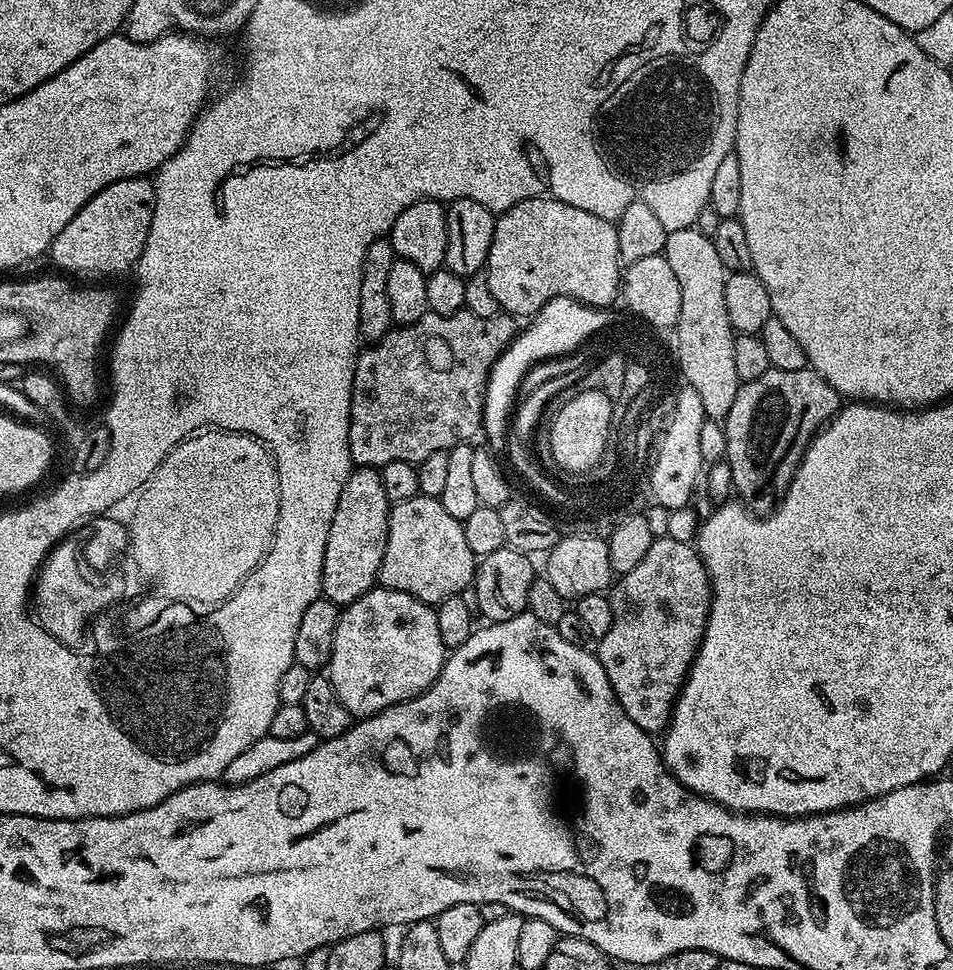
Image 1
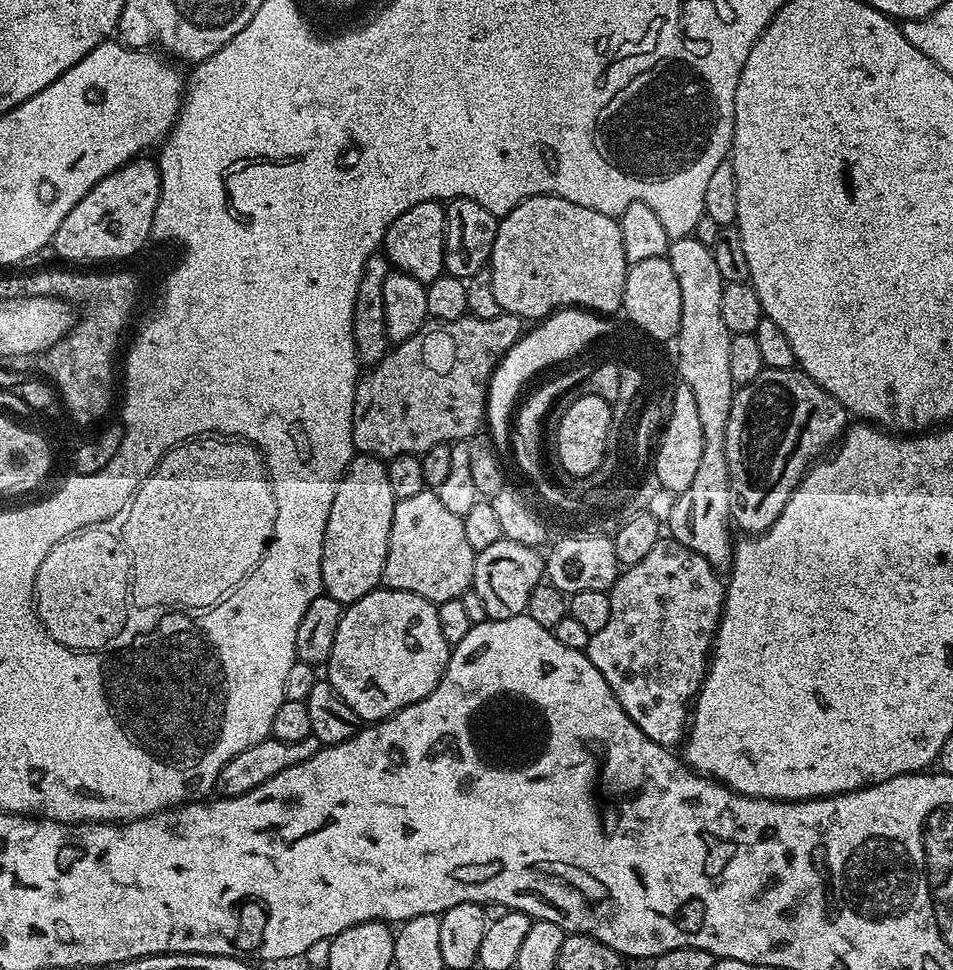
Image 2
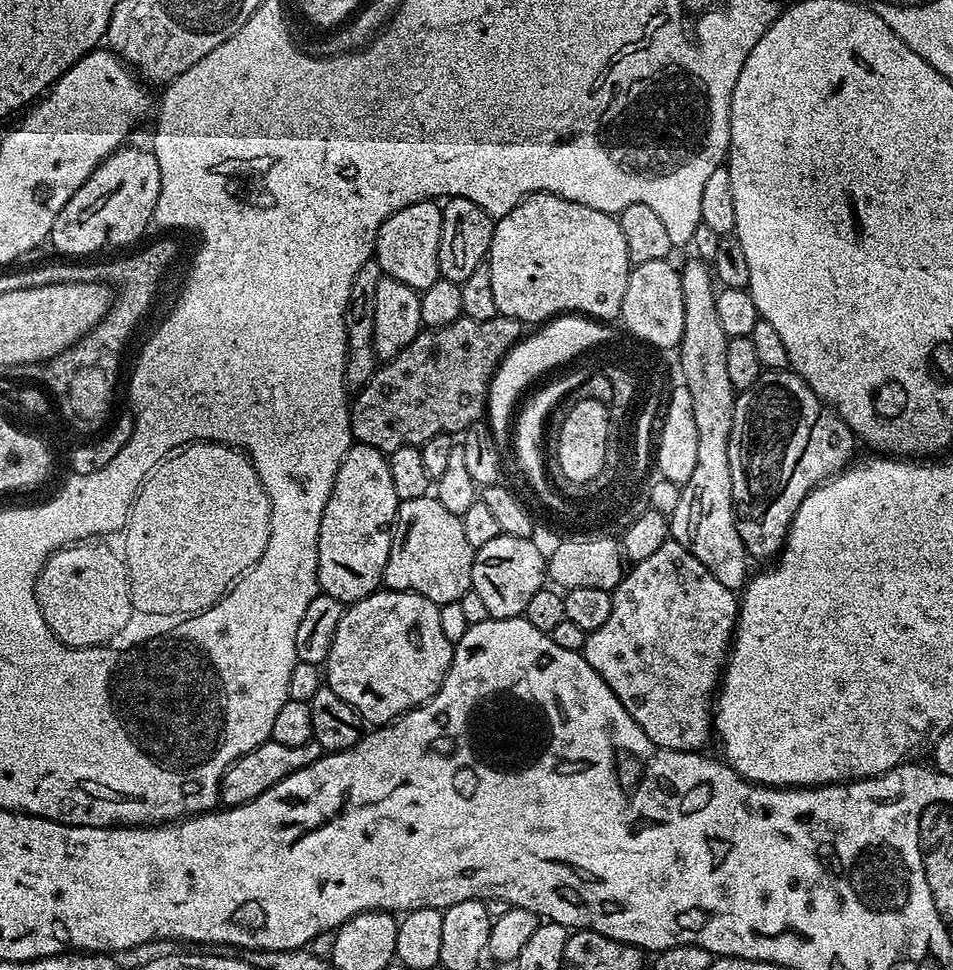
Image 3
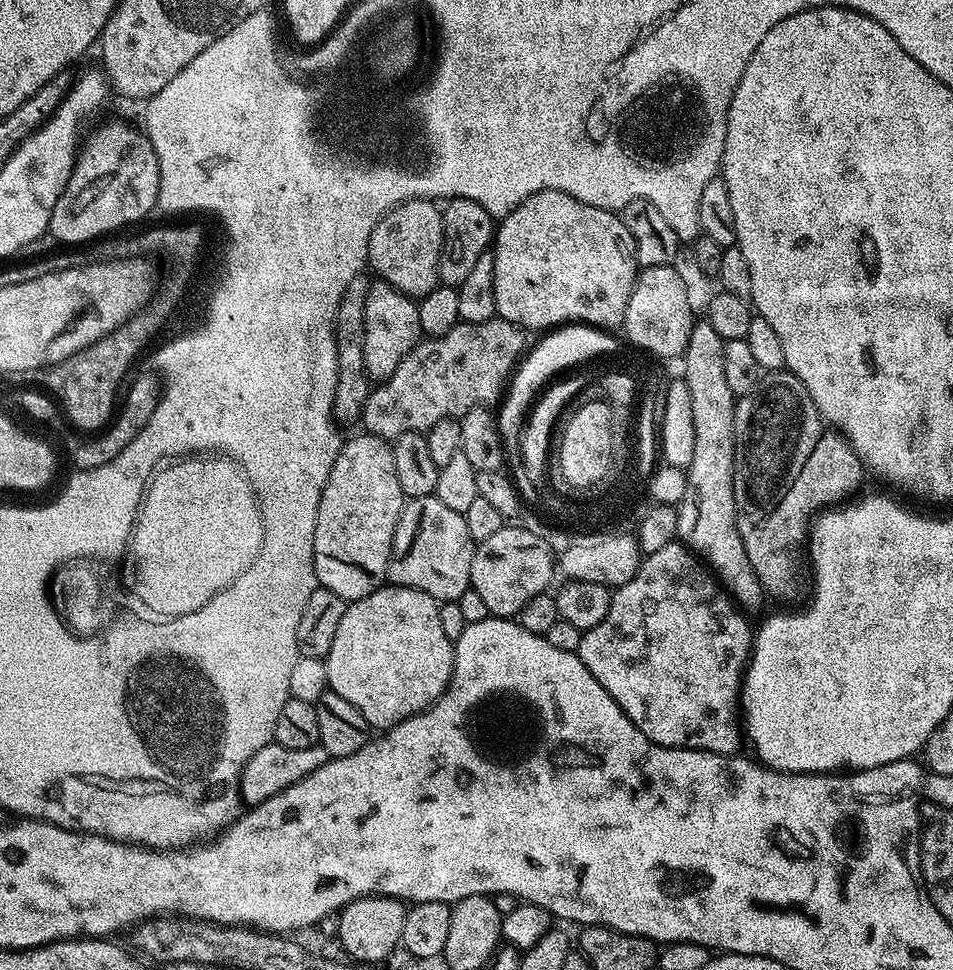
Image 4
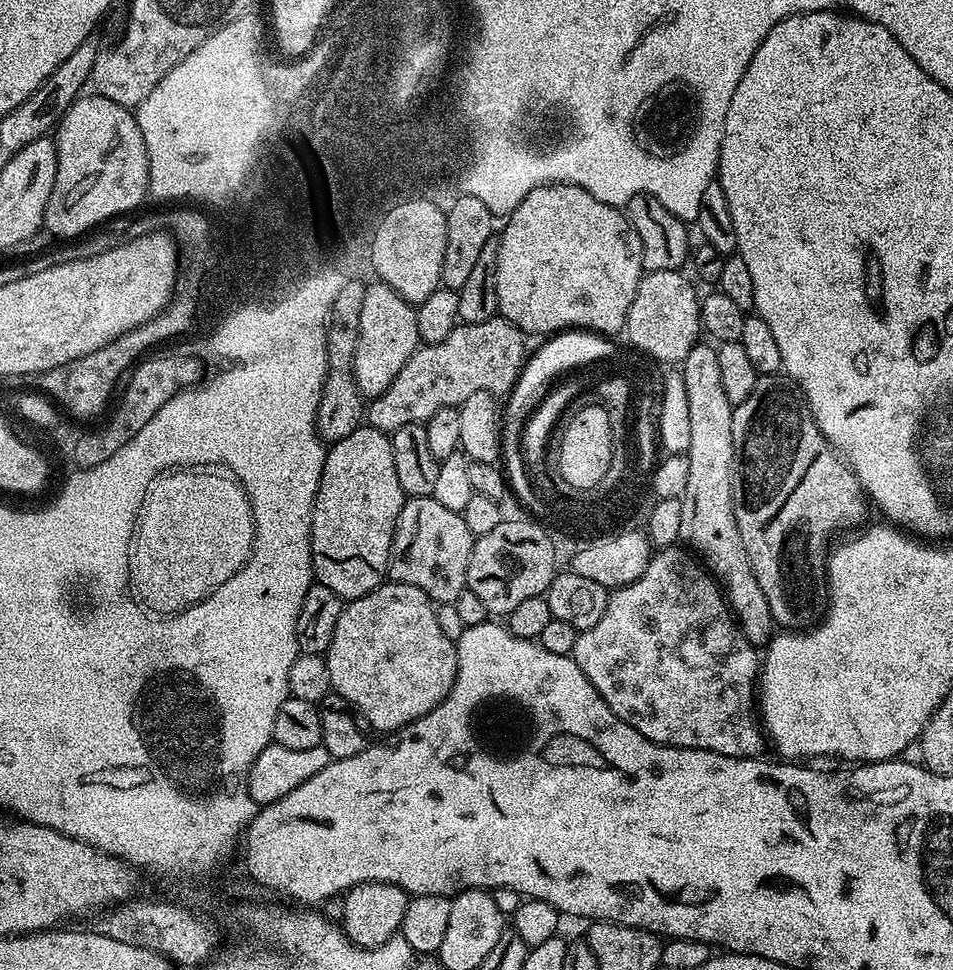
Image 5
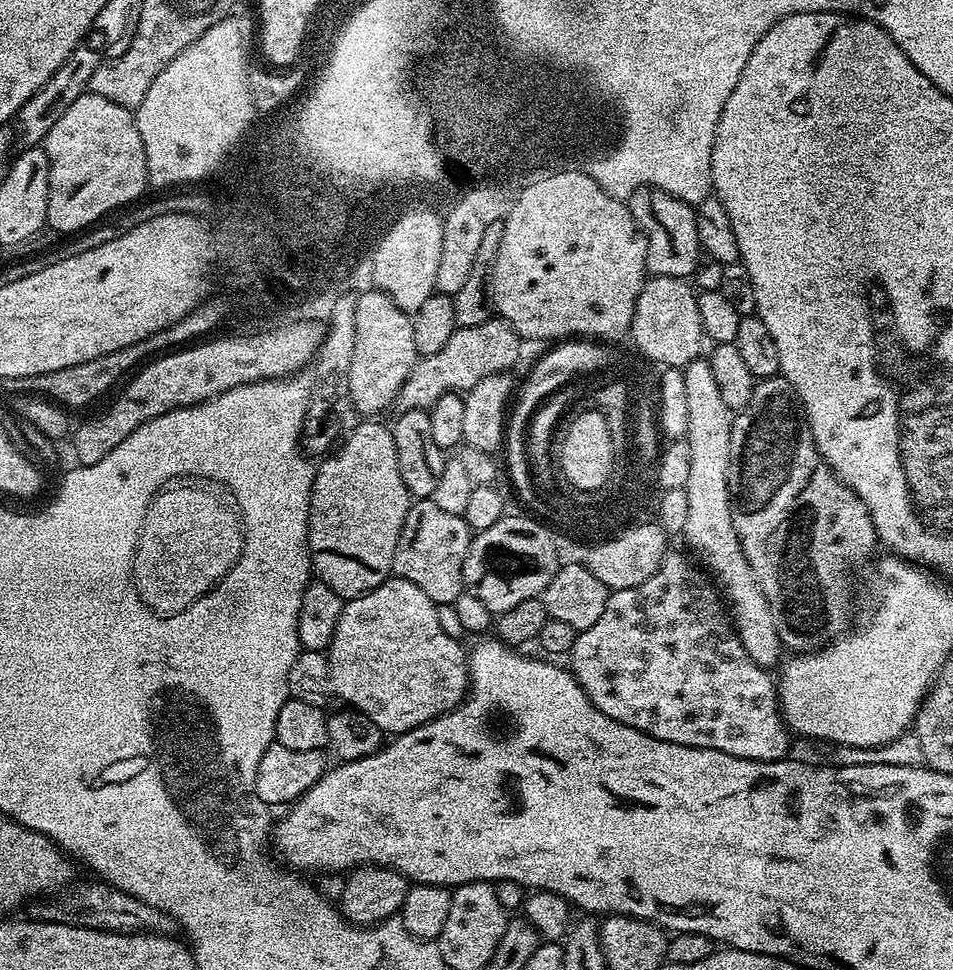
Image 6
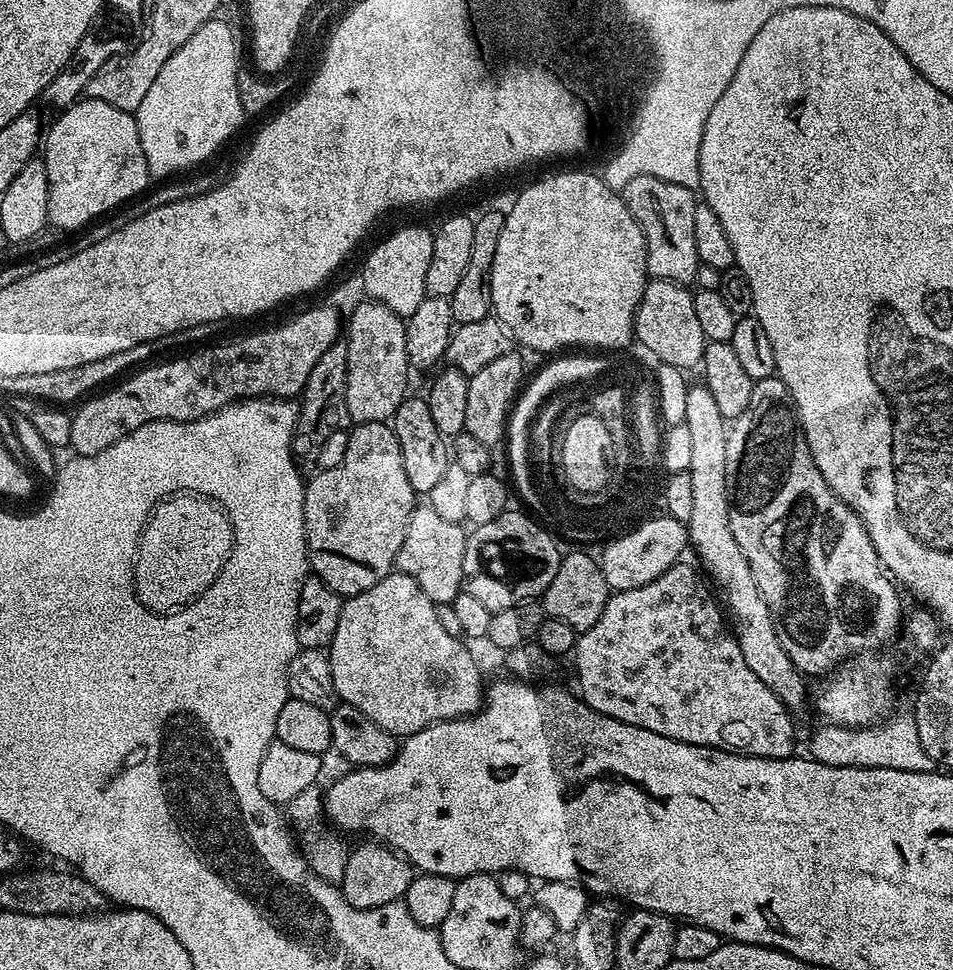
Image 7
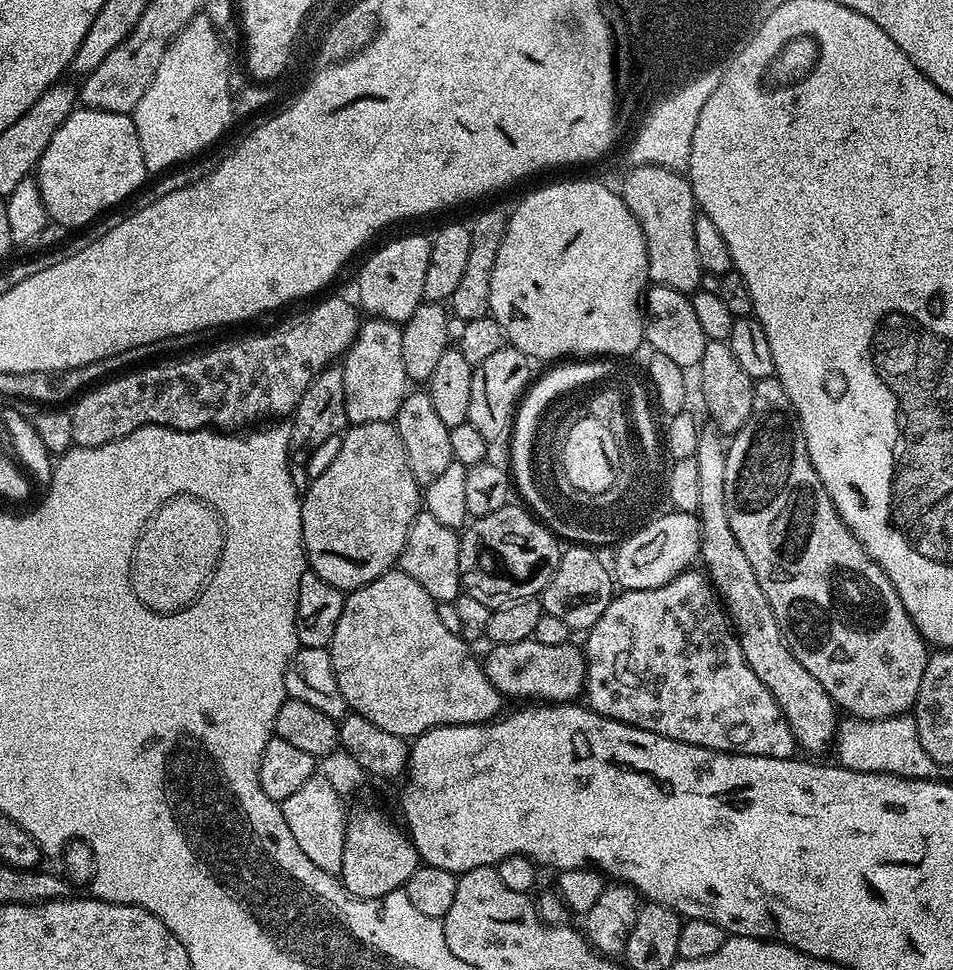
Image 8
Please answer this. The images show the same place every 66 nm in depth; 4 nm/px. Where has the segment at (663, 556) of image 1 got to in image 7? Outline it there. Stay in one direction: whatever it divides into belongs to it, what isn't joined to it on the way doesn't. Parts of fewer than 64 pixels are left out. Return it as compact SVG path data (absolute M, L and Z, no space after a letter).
M677 562L670 566L654 582L646 582L646 586L638 586L625 592L613 591L608 597L602 614L598 614L598 622L579 633L576 638L574 657L576 656L576 676L580 679L579 695L596 712L615 720L626 722L630 726L642 726L646 730L654 730L654 734L662 734L666 738L674 738L678 742L686 742L694 746L721 748L723 752L736 752L739 756L761 756L771 760L786 760L793 755L796 748L796 728L792 725L793 713L754 675L754 670L746 666L746 658L742 658L742 650L738 646L733 629L710 587L709 581L698 571L697 565Z

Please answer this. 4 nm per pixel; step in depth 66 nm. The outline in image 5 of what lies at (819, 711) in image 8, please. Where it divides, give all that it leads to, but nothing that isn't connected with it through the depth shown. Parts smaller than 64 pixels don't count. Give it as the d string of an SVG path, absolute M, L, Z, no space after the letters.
M704 342L695 344L683 361L682 375L690 410L690 446L686 453L690 474L682 497L680 540L699 557L720 585L740 626L740 633L753 646L764 646L774 635L774 621L770 602L766 602L766 594L762 594L762 586L758 586L758 578L754 578L754 570L750 566L746 546L742 546L742 534L738 534L738 522L732 512L734 405L730 398L726 398L726 390L722 390L716 348L707 348Z

